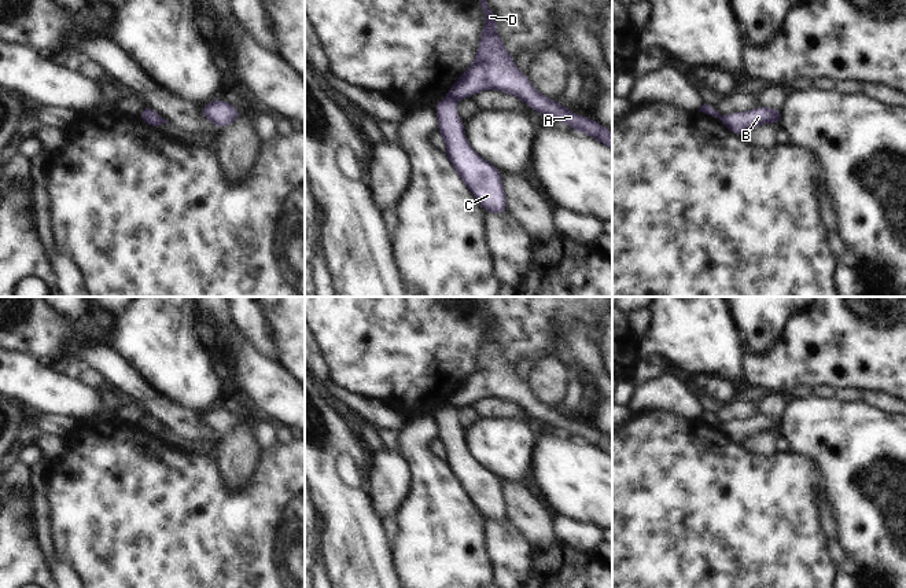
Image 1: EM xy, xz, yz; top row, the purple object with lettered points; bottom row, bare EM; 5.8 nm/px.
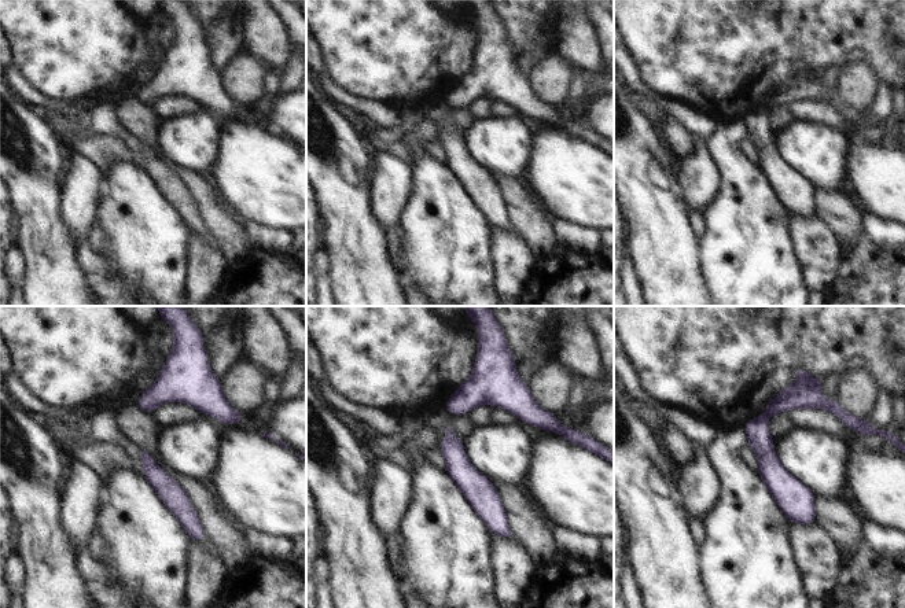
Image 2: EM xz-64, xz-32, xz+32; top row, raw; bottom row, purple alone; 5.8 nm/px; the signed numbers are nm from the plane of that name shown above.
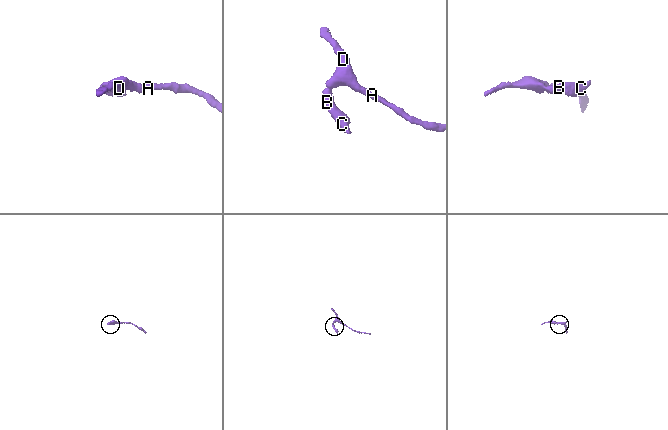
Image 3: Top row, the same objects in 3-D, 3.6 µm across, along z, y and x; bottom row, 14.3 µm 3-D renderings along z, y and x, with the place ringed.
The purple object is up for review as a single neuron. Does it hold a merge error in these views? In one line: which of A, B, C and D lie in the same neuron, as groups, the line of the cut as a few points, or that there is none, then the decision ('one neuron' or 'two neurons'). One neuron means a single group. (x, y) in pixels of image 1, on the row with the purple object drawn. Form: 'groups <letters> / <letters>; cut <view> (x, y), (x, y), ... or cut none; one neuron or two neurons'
groups A D / B C; cut xz (448, 95), (455, 100); two neurons

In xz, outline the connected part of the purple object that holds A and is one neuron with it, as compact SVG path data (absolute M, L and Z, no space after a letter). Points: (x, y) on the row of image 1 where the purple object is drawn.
M479 0L479 3L486 25L480 33L475 62L450 87L448 96L461 100L485 89L507 92L522 99L530 109L549 115L556 122L567 122L570 129L579 131L612 148L612 133L607 128L586 115L574 114L566 106L559 106L556 99L541 95L527 74L515 67L515 56L505 49L497 33L494 11L486 0Z

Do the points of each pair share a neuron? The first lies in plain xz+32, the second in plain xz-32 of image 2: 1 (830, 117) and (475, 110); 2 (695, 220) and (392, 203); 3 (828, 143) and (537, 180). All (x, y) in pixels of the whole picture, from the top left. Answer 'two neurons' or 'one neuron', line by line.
1: one neuron
2: two neurons
3: two neurons

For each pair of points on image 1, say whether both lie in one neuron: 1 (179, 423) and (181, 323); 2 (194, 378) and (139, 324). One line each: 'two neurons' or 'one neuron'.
1: two neurons
2: one neuron

